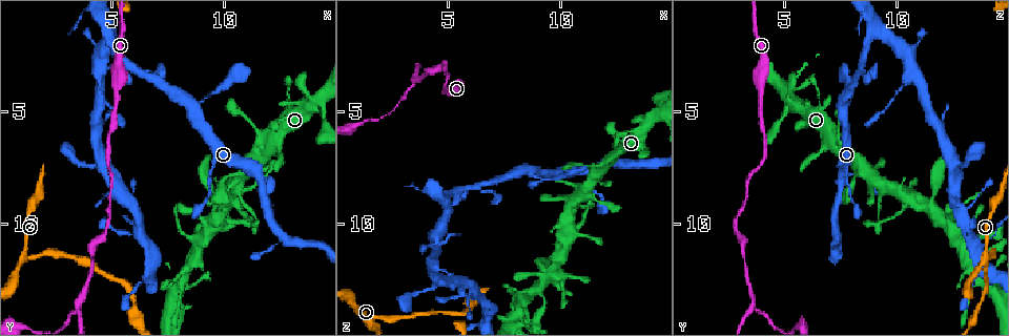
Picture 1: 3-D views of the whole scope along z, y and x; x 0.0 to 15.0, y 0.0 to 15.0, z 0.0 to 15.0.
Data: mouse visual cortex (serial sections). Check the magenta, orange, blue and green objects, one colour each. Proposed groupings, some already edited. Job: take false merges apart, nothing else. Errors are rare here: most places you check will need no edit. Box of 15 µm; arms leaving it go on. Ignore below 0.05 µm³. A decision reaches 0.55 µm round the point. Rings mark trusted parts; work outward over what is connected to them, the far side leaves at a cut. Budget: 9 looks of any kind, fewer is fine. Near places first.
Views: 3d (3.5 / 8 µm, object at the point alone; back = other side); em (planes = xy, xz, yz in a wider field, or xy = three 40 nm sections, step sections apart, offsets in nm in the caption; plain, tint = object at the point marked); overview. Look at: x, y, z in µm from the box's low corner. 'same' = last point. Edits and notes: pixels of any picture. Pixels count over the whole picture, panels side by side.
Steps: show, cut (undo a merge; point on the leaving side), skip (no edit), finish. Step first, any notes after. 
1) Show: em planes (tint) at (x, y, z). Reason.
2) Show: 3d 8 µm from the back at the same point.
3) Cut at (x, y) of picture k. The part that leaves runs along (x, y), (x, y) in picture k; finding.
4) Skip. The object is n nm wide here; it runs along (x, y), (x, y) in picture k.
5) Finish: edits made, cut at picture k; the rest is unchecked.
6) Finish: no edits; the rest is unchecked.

Show: 3d 3.5 µm at (3.5, 13.8, 3.7). A fork.

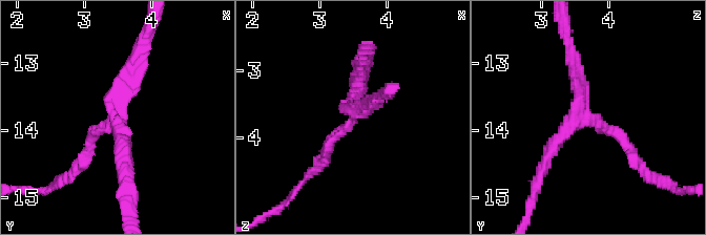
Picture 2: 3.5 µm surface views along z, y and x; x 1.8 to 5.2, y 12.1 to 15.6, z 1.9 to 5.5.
Show: em xy step 3 (tint) at (3.45, 13.70, 3.60). 3 arms meet here; the arms are 150, 200, 200 nm wide.

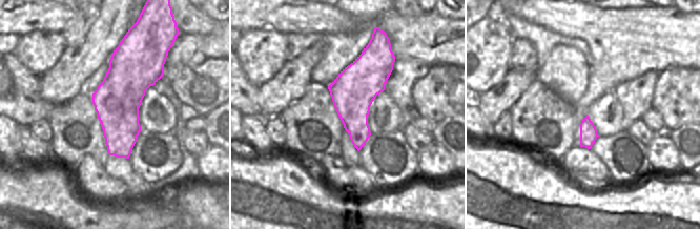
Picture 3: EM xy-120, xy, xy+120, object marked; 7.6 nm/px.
Skip. It runs along (569, 49), (580, 107), (628, 146) in picture 2; continuous, no second cell.

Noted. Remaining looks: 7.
Show: 3d 3.5 µm at (1.0, 11.5, 14.1). Sharp bend.

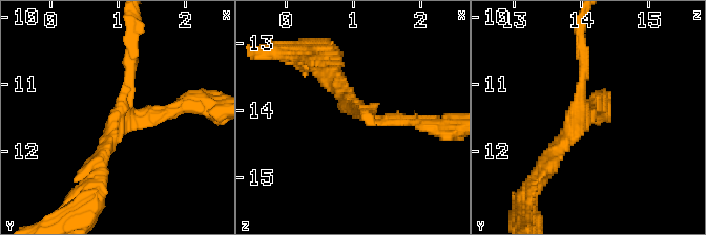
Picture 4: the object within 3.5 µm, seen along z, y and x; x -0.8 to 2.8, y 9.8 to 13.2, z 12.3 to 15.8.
Show: em planes (tint) at (1.15, 11.40, 14.05). 3 arms meet here; the arms are 150, 200, 200 nm wide.

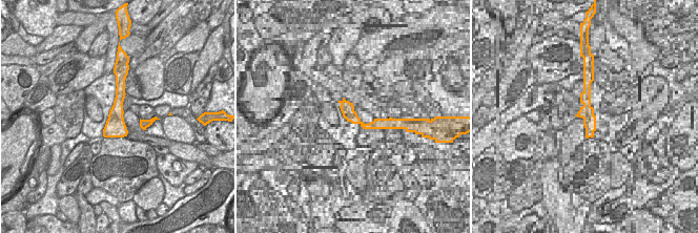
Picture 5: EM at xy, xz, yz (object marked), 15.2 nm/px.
Skip. It runs along (132, 40), (126, 113), (187, 104) in picture 4; continuous, no second cell.

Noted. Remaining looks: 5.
Show: 3d 3.5 µm from the back at (10.6, 8.9, 10.4). Three arms meet.

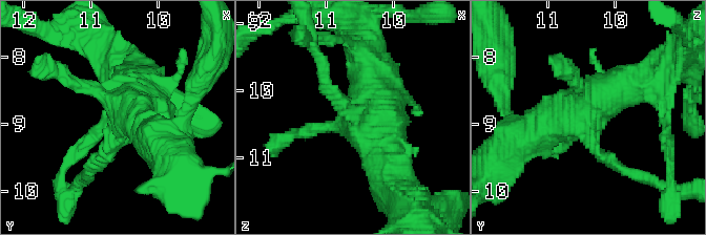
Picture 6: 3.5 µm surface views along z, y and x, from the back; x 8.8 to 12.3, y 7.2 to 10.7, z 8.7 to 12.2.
Show: em xy step 3 (tint) at (10.50, 9.00, 10.50). Now the EM.

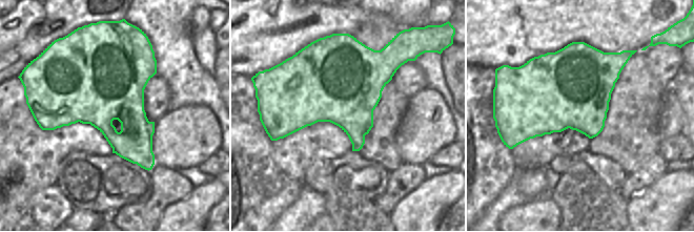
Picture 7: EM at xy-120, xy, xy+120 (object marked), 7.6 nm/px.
Show: em planes (tint) at the same point.

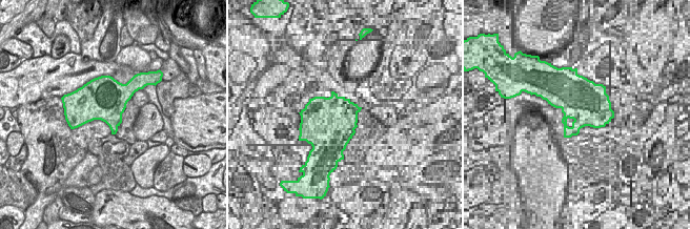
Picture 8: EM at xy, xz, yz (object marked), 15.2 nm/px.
Skip. All the same cell.

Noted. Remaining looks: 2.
Show: 3d 3.5 µm at (6.2, 3.3, 8.4). Three arms meet.

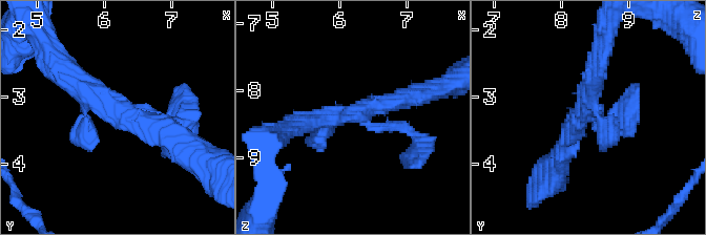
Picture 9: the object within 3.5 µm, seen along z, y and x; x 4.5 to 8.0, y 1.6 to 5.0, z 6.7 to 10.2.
Show: em xy step 5 (tint) at (6.25, 3.20, 8.35). Need the tissue.

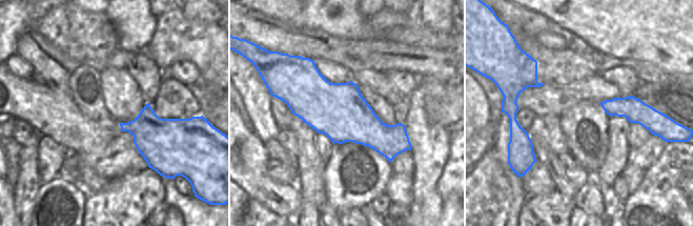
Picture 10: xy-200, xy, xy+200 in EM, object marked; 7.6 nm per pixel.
Skip. It runs along (177, 145), (63, 71) in picture 9; one cell here.

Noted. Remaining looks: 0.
Finish: no edits; the rest is unchecked.

